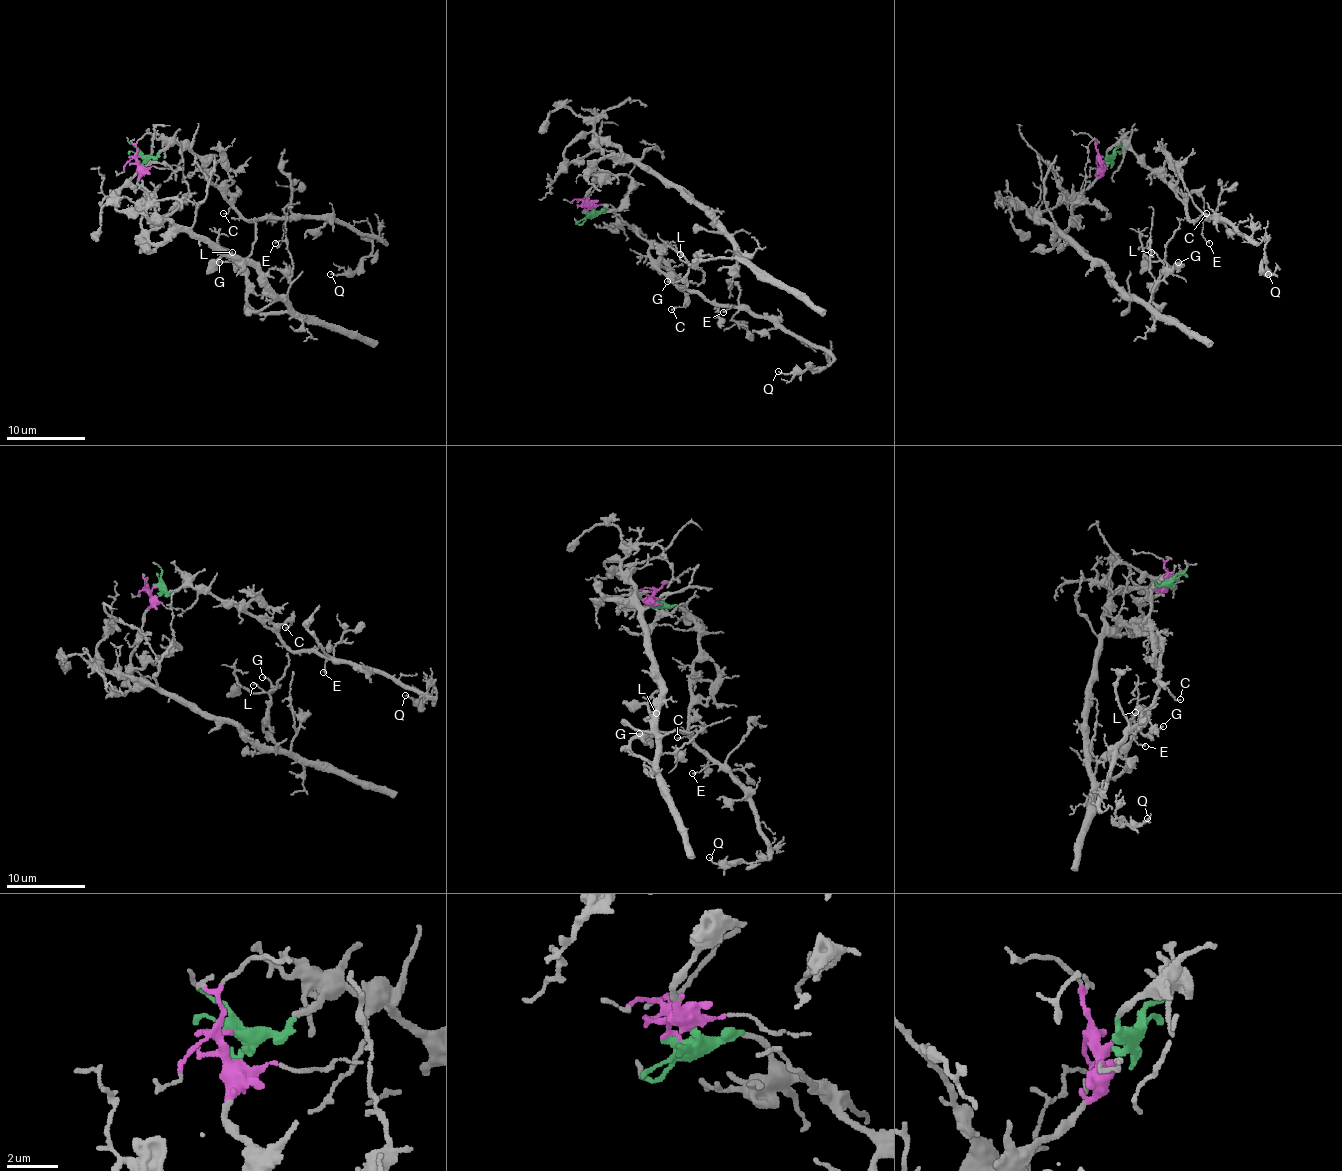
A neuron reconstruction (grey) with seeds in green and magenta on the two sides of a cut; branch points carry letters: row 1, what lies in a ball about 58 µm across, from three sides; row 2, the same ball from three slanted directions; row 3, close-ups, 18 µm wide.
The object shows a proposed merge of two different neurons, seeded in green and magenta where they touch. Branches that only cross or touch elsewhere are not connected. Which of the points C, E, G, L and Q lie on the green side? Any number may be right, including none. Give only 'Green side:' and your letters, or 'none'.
Green side: C, E, Q

